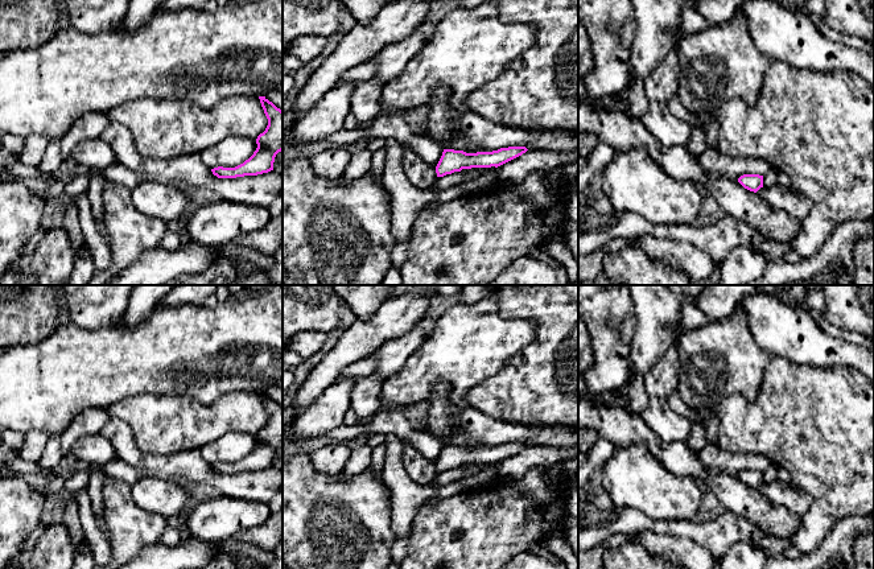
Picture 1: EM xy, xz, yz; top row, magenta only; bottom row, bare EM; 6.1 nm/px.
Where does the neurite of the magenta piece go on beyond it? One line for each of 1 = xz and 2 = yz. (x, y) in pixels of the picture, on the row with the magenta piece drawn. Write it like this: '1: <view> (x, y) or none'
1: none
2: none

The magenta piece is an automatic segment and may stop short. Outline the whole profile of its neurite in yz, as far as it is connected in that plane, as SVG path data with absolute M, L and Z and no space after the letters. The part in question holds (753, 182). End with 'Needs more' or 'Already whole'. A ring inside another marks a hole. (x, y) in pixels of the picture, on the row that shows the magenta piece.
M743 174L738 178L738 182L747 190L756 193L763 187L763 176L759 174Z. Already whole

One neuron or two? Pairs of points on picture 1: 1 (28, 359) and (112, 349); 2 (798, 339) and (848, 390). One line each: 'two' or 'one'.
1: one
2: two

